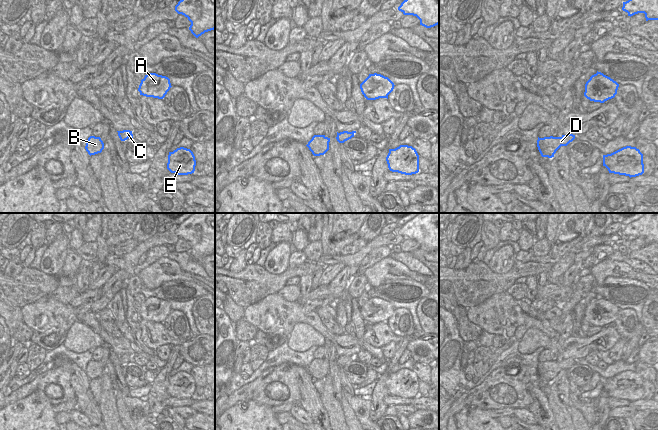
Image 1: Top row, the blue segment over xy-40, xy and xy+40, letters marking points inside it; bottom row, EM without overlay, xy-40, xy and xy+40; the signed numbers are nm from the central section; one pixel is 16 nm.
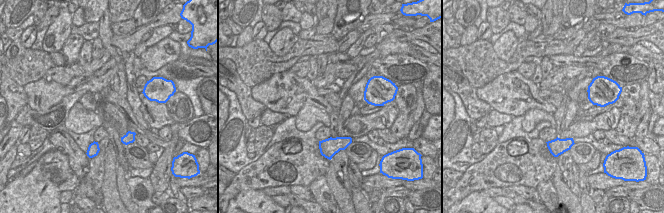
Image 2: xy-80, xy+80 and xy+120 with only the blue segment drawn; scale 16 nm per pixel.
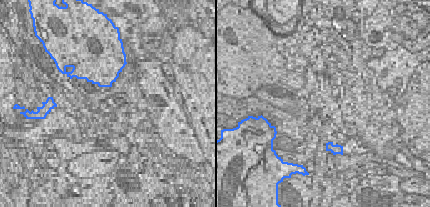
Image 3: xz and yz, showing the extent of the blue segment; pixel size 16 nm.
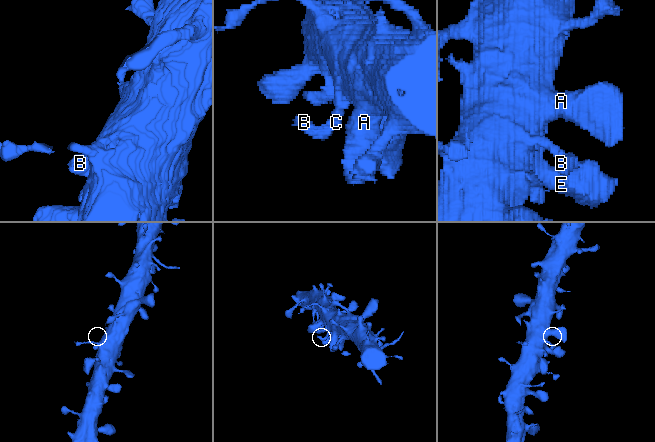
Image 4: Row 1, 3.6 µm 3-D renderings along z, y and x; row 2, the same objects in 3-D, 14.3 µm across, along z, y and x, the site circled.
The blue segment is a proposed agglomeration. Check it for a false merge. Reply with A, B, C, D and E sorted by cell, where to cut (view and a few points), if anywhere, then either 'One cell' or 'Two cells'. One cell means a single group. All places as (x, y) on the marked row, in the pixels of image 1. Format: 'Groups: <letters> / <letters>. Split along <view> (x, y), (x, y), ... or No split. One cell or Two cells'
Groups: A B C D E. No split. One cell.

